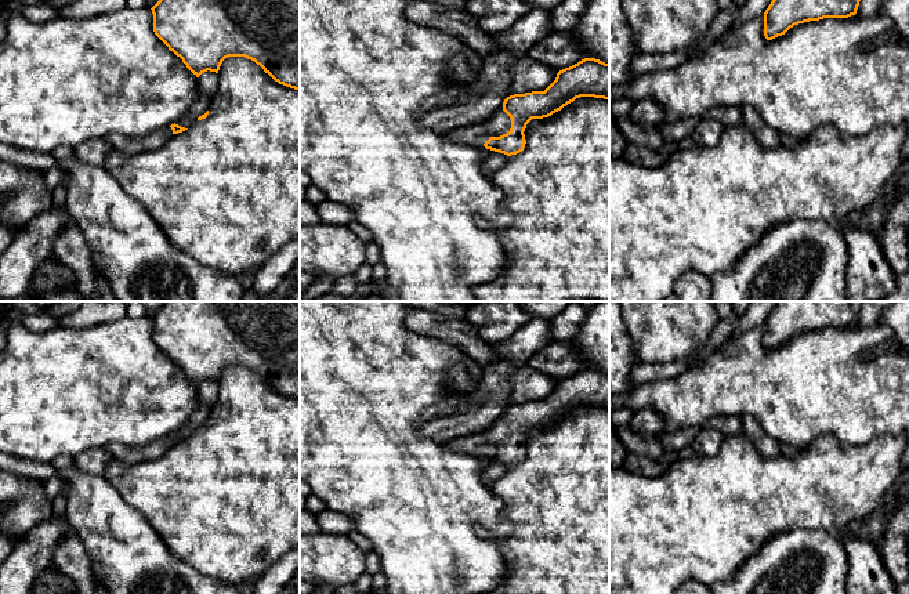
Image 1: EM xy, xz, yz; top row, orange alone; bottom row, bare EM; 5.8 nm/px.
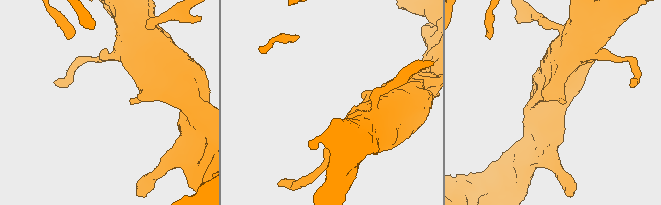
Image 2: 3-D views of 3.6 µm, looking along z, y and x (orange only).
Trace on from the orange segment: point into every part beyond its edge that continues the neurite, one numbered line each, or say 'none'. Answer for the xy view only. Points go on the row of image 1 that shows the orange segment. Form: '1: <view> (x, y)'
1: xy (129, 145)

